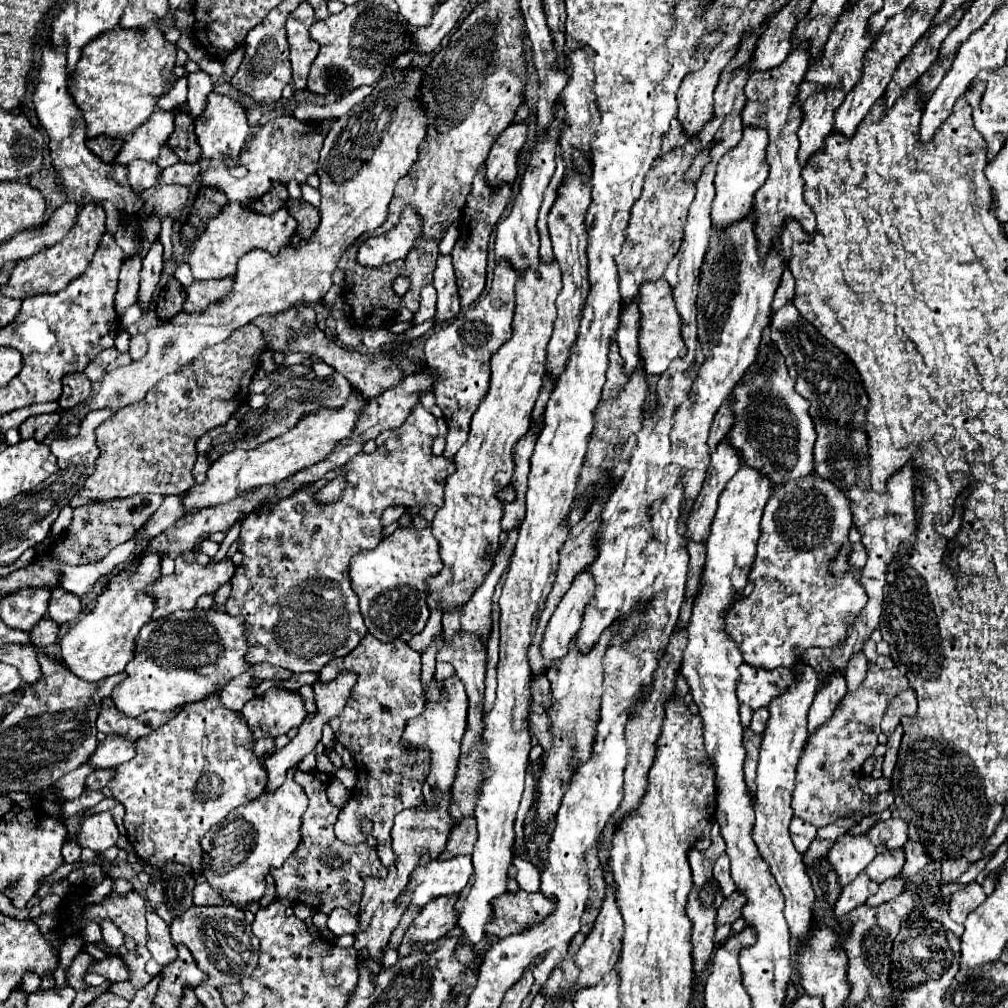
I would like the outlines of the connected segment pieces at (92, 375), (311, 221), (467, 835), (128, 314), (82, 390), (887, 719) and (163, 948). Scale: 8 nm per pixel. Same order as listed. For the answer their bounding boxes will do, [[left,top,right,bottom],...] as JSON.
[[86,348,118,382],[288,200,320,240],[438,820,476,860],[121,302,143,325],[58,374,92,410],[882,692,918,736],[146,912,178,966]]

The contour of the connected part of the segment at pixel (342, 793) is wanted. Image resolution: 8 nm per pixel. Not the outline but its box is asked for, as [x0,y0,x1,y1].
[328,780,348,806]

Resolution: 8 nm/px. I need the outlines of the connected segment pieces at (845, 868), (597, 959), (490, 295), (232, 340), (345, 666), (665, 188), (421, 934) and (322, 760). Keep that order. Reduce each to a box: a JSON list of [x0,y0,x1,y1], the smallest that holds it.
[[826,834,876,888],[572,876,624,996],[424,264,518,458],[70,323,266,506],[320,634,430,866],[616,116,722,300],[398,896,458,958],[315,754,336,776]]

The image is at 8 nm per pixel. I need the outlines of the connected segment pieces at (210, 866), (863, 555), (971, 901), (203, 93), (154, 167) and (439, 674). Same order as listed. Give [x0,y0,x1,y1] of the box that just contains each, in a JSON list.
[[200,766,308,908],[850,542,867,568],[948,884,986,924],[188,72,212,120],[128,160,162,192],[435,665,455,688]]

